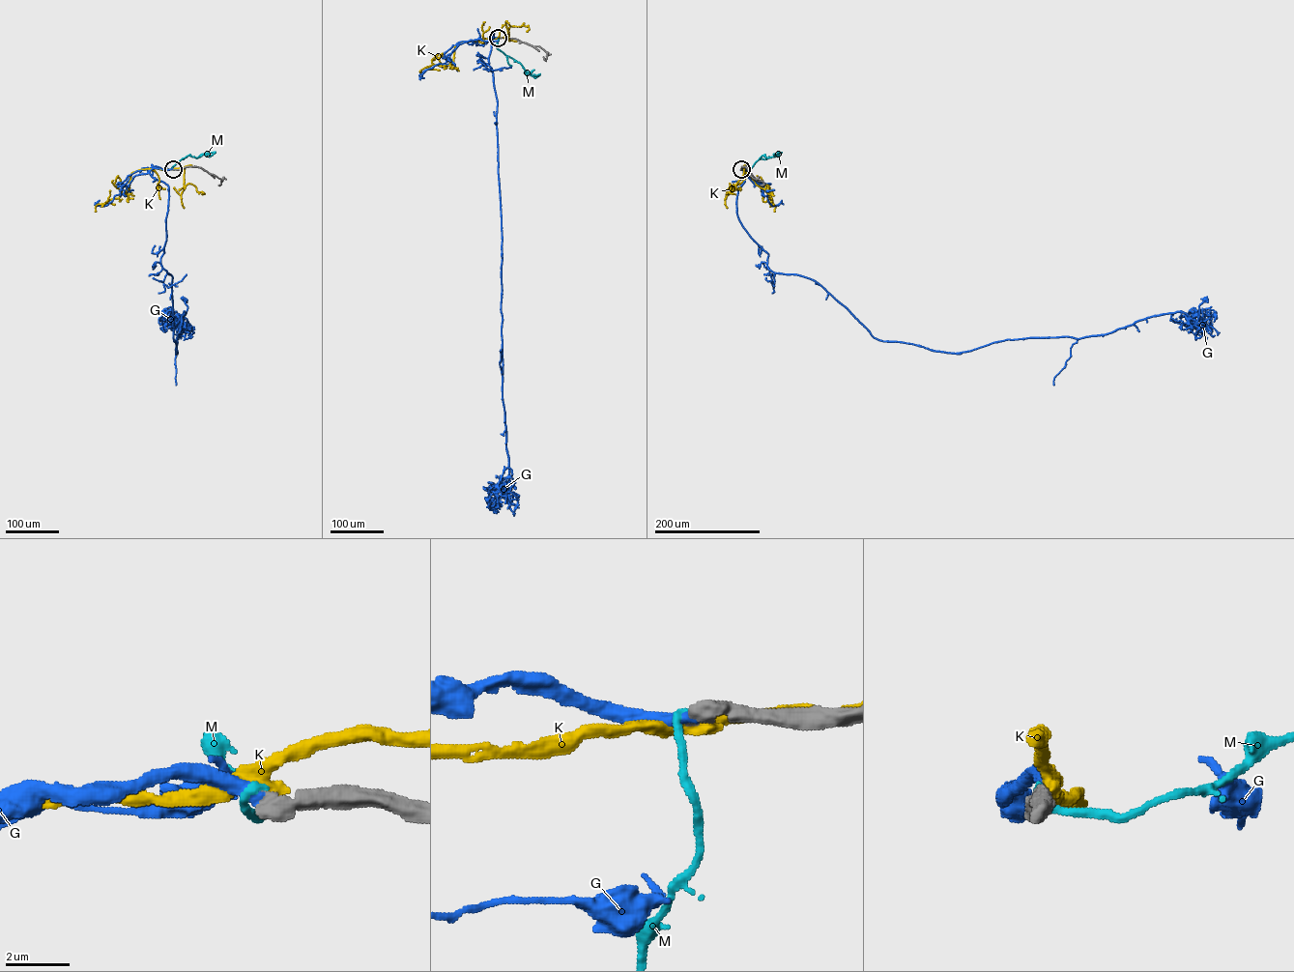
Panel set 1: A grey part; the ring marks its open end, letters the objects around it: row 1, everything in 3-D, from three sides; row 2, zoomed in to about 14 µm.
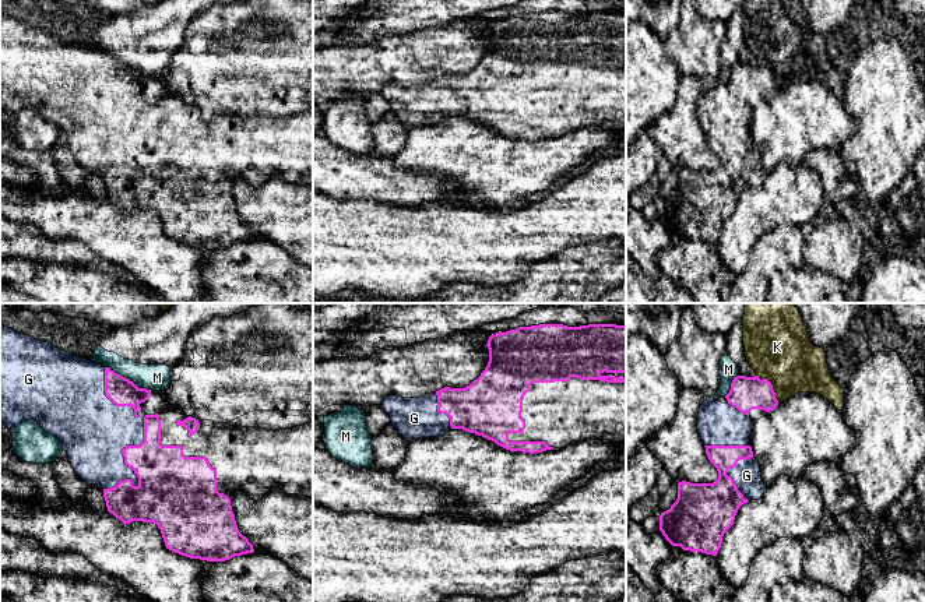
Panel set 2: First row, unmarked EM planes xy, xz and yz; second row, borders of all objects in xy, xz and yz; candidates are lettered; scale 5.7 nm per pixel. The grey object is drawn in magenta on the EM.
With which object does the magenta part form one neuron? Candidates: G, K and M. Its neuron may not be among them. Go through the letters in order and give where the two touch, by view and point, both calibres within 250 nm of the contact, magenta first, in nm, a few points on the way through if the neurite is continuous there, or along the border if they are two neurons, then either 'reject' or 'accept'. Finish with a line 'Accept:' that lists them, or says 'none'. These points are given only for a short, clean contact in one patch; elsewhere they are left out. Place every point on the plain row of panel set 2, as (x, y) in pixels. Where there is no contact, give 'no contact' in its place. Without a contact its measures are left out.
G: meets magenta in xy at (125, 150); 320 nm thick on the magenta side, 380 nm on the other; accept
K: meets magenta in yz at (771, 76); 190 nm thick on the magenta side, 380 nm on the other; reject
M: meets magenta in xy at (127, 66); 160 nm thick on the magenta side, 150 nm on the other; border along xy (105, 53), (127, 64), (139, 74), (151, 77); reject
Accept: G

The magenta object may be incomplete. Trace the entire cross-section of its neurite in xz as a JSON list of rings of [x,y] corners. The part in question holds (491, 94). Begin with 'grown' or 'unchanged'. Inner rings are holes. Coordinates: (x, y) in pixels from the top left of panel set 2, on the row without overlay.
grown; [[[539,11],[492,21],[486,31],[489,49],[481,63],[464,75],[444,74],[419,85],[388,82],[381,96],[405,127],[443,123],[450,116],[475,120],[510,138],[542,140],[587,127],[626,126],[626,13],[588,11],[567,14]]]

